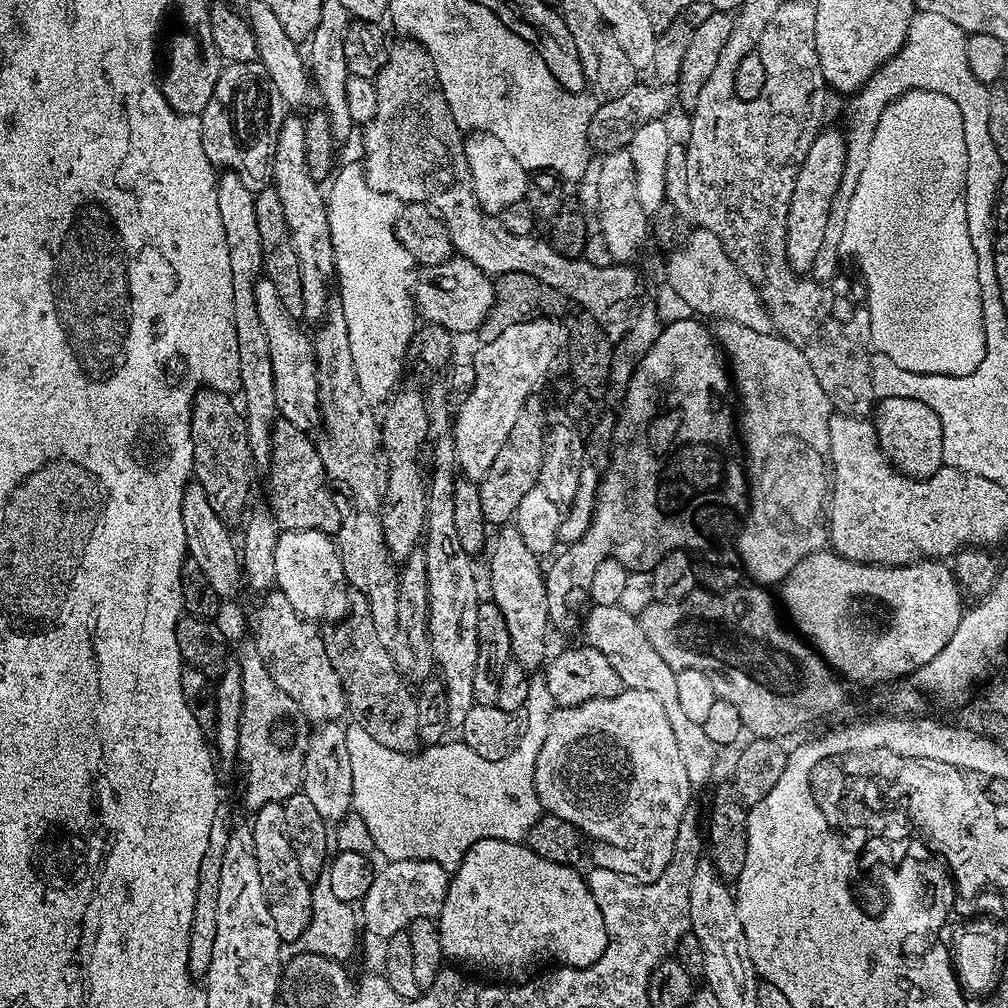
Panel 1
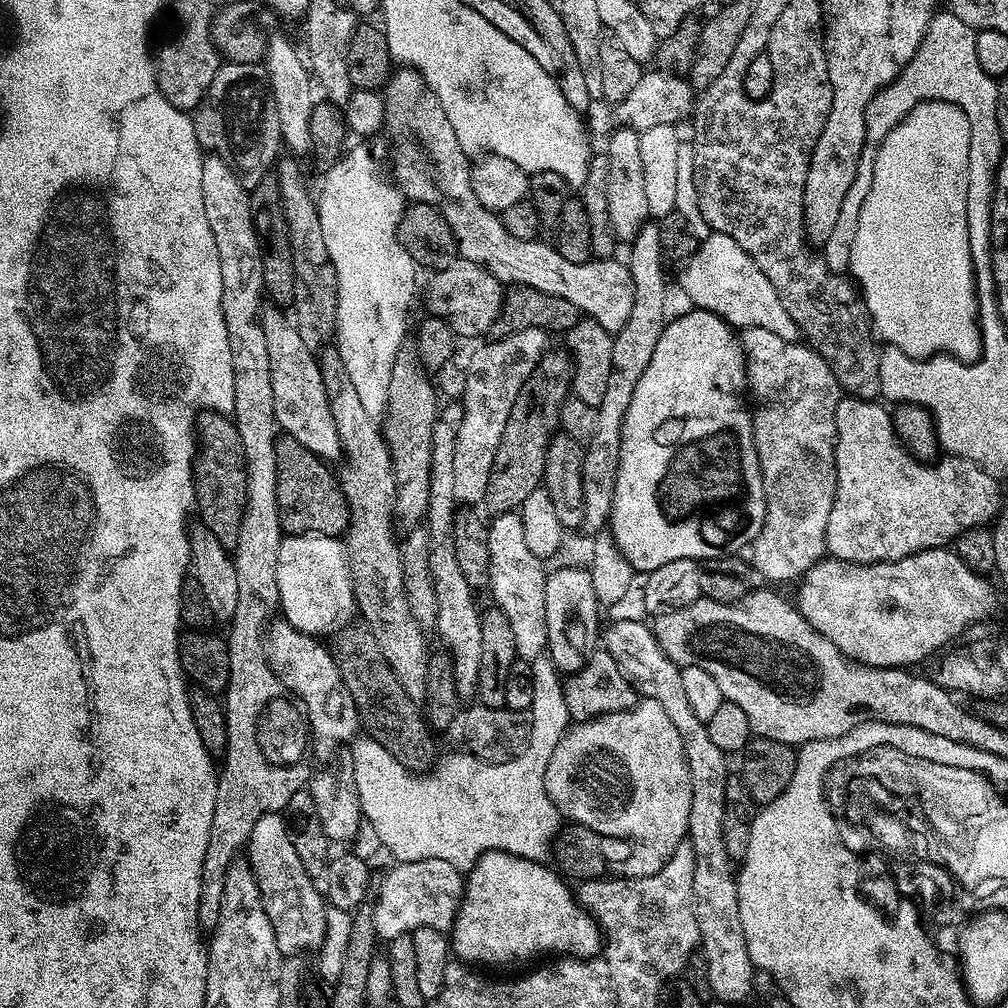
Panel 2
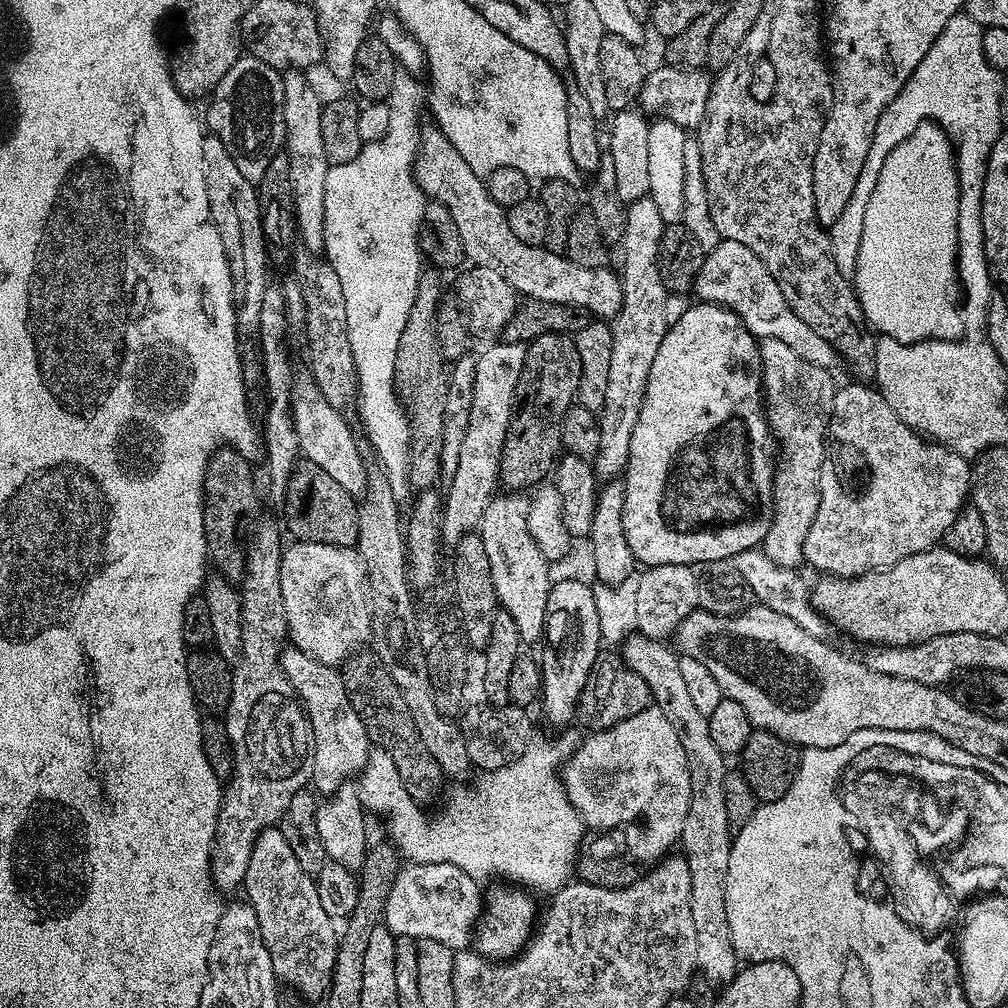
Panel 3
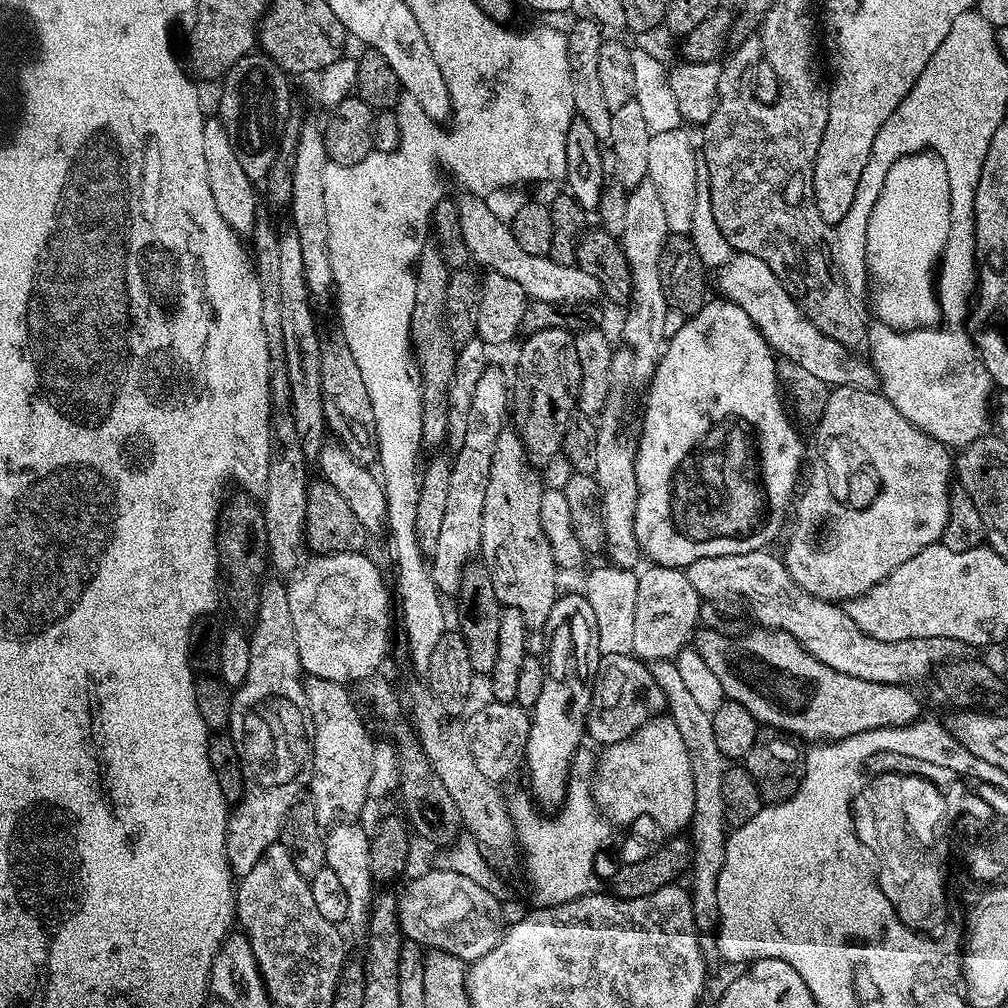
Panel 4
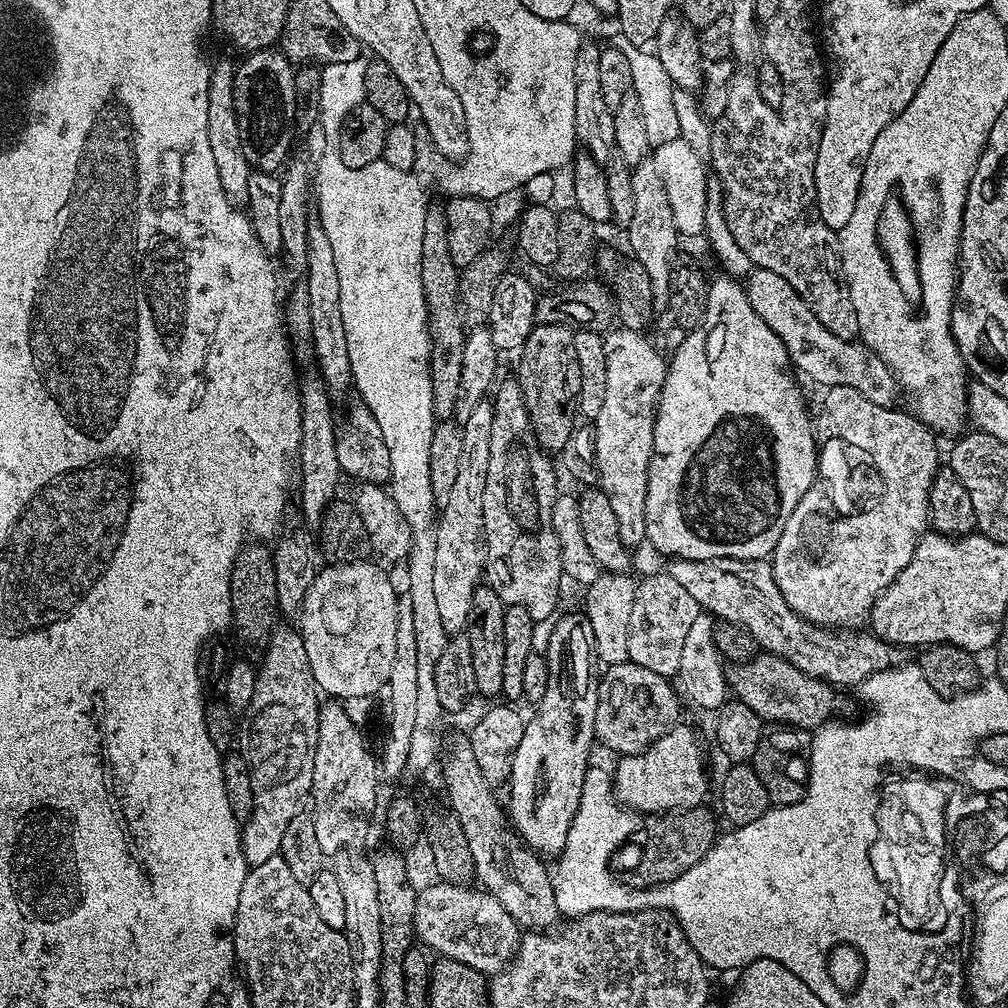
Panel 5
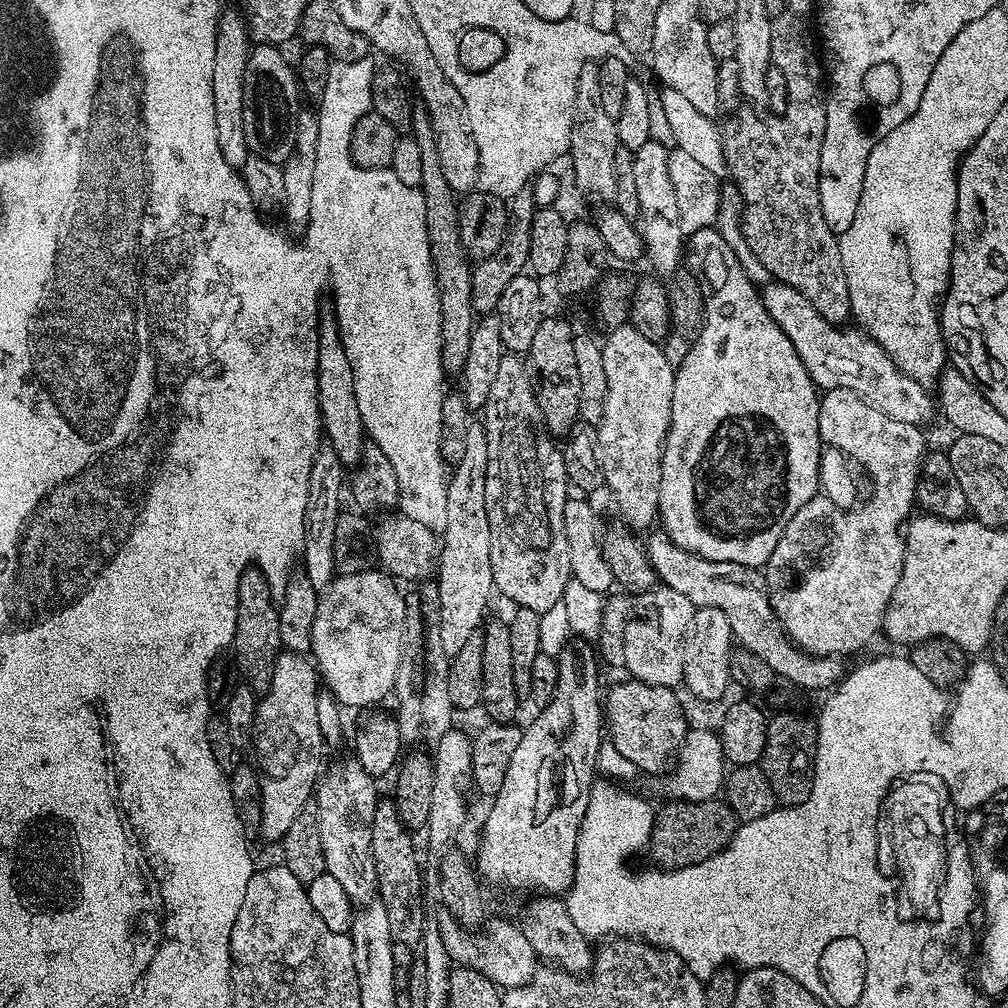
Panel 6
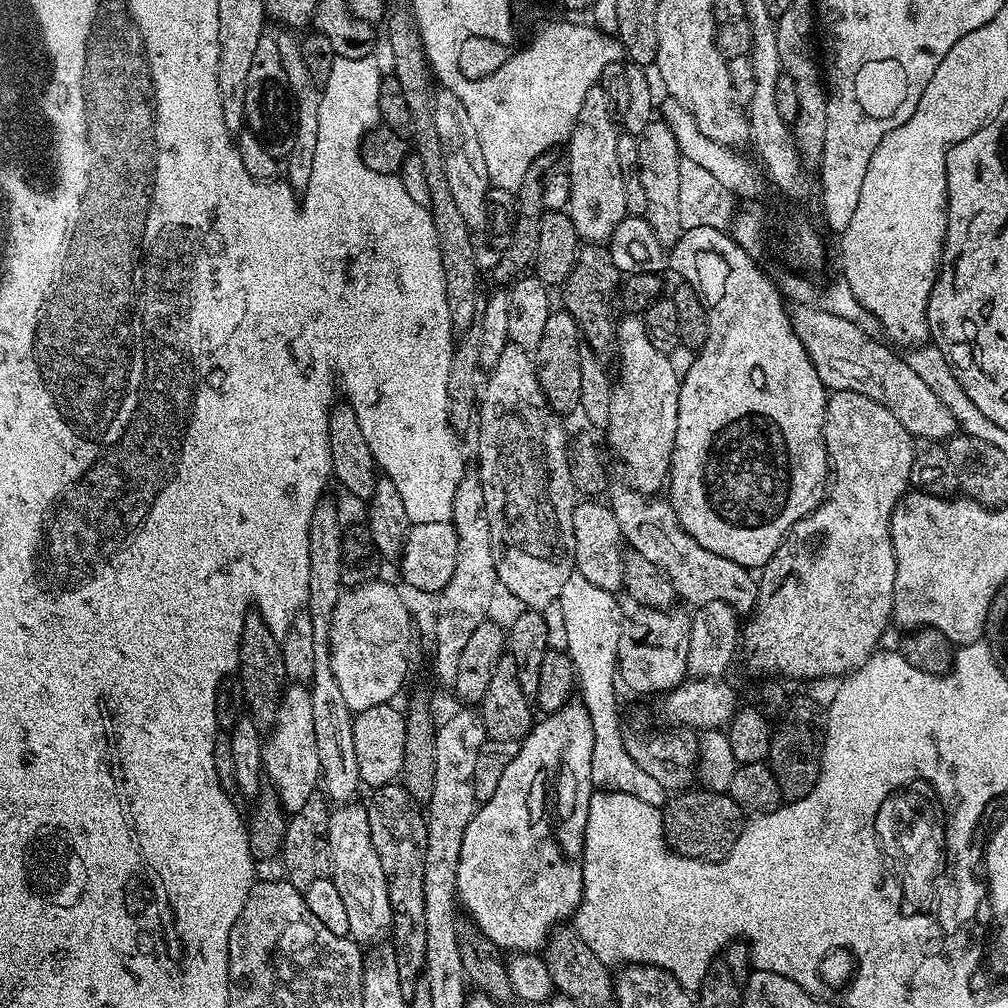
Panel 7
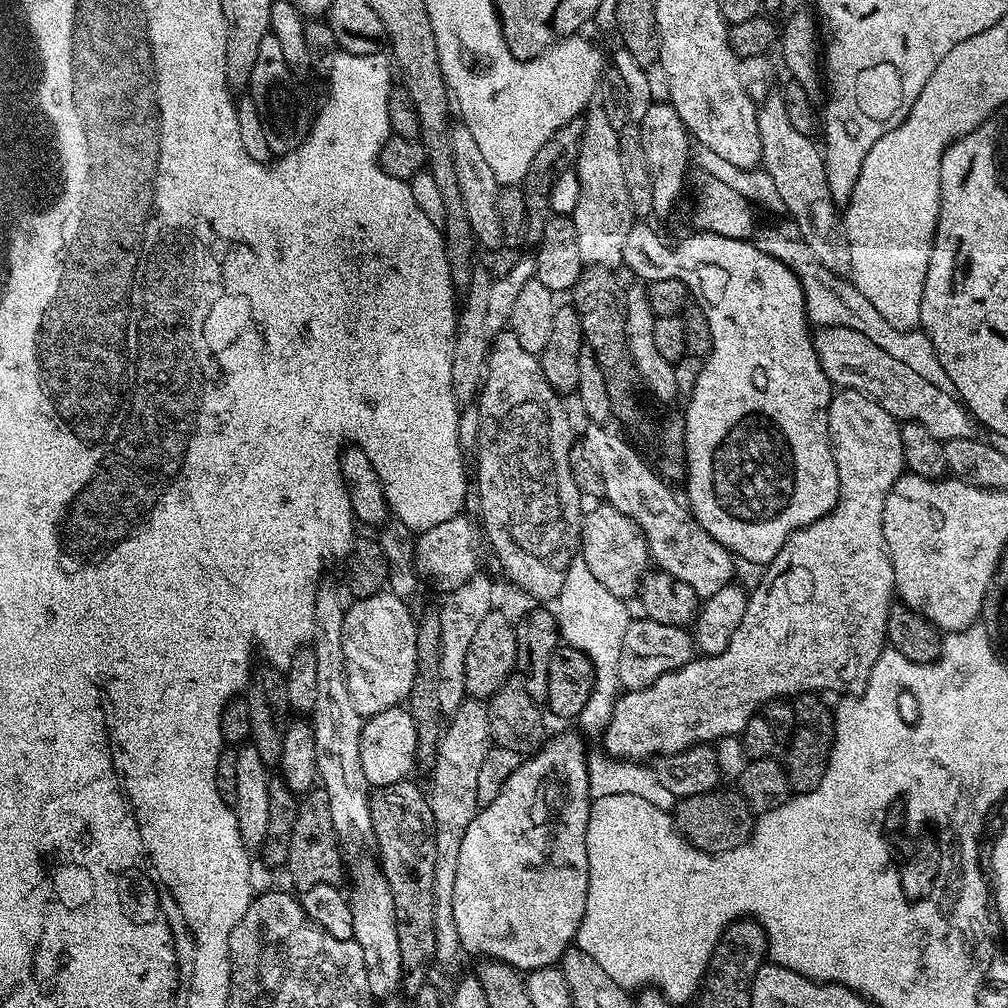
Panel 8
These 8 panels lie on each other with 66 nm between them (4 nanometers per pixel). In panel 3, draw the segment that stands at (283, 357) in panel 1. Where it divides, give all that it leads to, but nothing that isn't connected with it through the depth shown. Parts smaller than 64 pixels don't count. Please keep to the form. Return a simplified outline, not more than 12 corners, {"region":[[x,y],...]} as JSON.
{"region":[[310,378],[293,383],[301,455],[357,498],[366,470],[343,413]]}

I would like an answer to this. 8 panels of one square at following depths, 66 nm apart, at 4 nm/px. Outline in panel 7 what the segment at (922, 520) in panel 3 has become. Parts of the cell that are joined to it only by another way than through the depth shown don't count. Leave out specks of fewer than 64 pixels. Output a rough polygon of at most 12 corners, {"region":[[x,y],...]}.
{"region":[[832,392],[831,486],[758,576],[742,656],[843,678],[892,620],[914,437]]}

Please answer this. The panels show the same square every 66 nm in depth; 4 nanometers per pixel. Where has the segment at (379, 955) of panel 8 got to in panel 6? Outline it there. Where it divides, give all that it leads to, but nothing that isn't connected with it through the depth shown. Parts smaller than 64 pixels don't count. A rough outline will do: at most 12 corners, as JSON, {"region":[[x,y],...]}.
{"region":[[355,758],[314,793],[324,870],[353,905],[378,892],[378,793]]}

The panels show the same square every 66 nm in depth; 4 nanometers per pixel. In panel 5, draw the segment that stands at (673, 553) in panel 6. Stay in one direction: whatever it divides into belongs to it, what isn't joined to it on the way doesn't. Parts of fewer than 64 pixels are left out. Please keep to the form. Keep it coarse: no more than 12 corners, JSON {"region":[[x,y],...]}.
{"region":[[673,559],[701,610],[827,684],[905,663],[790,610],[767,559]]}

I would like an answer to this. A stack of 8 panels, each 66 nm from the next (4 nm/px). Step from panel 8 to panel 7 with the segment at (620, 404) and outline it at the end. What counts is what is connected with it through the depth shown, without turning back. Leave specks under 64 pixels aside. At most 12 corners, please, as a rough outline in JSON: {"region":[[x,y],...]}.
{"region":[[585,243],[564,279],[563,311],[598,354],[616,342],[622,273]]}

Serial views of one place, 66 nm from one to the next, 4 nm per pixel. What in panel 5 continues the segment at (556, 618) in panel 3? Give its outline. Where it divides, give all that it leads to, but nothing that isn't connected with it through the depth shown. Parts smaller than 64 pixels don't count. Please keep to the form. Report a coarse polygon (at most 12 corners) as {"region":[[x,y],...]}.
{"region":[[588,617],[546,647],[550,682],[527,717],[506,815],[559,850],[596,740]]}

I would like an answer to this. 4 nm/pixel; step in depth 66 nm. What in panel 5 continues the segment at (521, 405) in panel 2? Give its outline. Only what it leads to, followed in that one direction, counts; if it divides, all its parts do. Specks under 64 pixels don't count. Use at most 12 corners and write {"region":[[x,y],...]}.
{"region":[[537,324],[514,379],[534,434],[559,454],[577,423],[574,331]]}

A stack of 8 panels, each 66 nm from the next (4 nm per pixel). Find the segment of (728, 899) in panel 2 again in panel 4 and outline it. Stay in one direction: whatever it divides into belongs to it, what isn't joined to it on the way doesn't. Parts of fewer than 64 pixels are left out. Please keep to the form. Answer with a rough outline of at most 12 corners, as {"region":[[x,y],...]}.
{"region":[[673,661],[651,670],[694,773],[692,916],[718,920],[728,841],[722,778],[730,764]]}

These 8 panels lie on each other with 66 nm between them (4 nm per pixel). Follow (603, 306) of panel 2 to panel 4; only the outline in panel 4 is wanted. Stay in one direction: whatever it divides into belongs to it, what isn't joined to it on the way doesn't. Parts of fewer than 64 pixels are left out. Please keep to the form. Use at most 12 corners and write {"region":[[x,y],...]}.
{"region":[[487,199],[456,200],[473,261],[532,300],[581,306],[600,279],[551,255],[526,254]]}

